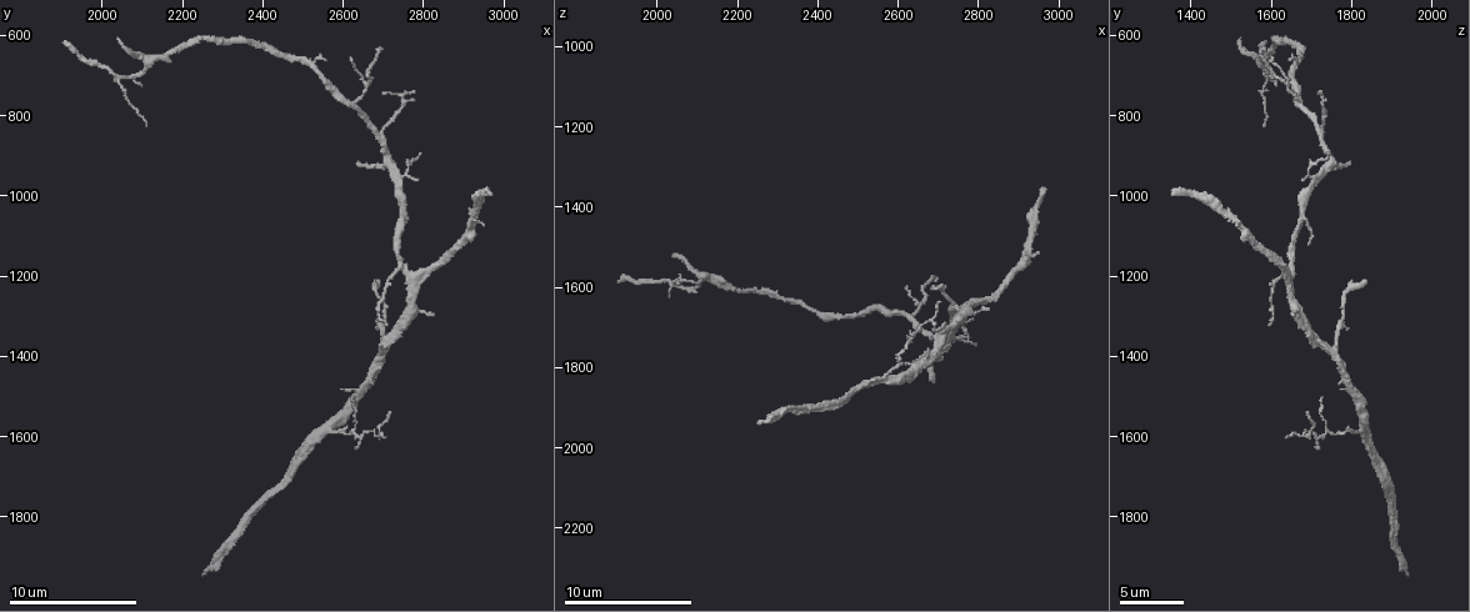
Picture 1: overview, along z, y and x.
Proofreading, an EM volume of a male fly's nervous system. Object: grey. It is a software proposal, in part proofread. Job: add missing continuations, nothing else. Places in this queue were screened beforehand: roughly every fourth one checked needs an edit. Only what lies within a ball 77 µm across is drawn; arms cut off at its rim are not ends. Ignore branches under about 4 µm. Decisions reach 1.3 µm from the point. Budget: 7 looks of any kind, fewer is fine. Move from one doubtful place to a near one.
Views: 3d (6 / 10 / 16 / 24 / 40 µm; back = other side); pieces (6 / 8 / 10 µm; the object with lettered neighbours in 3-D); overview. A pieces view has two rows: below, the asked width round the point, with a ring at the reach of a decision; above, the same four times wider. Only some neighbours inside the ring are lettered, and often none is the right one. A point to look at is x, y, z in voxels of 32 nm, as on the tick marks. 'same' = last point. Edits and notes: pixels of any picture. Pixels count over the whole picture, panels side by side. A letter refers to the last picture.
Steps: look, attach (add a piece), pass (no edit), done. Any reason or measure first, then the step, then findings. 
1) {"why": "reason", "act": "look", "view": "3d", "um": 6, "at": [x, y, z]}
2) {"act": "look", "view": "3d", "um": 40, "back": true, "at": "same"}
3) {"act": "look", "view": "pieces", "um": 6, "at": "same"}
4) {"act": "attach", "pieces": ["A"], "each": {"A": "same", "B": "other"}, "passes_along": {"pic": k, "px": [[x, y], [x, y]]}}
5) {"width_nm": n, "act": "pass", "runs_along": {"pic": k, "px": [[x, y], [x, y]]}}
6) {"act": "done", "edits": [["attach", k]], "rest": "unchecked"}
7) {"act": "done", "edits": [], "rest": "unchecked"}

{"why": "tapers out", "act": "look", "view": "pieces", "um": 8, "at": [2815, 1295, 1660]}

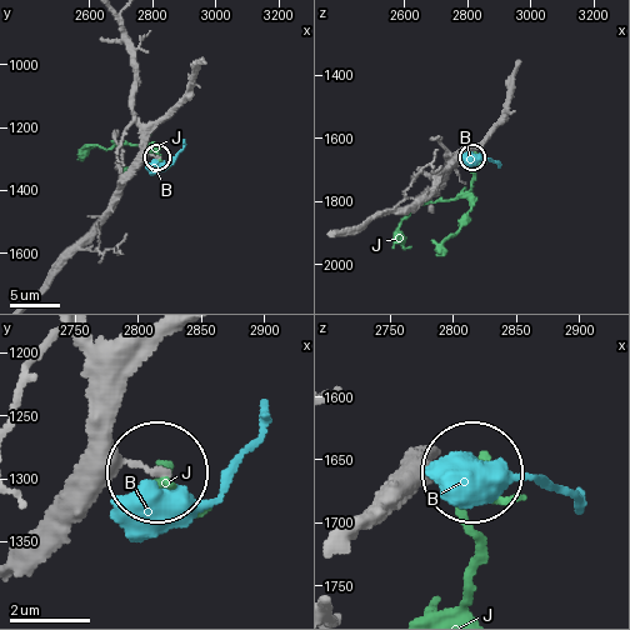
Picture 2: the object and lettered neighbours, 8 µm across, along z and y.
{"width_nm": 170, "act": "pass", "each": {"B": "other", "J": "other"}, "runs_along": {"pic": 2, "px": [[135, 74], [133, 115], [140, 144], [156, 156]]}, "found": "no lettered piece goes on from it"}

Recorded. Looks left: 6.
{"why": "thin end", "act": "look", "view": "pieces", "um": 8, "at": [2785, 890, 1745]}

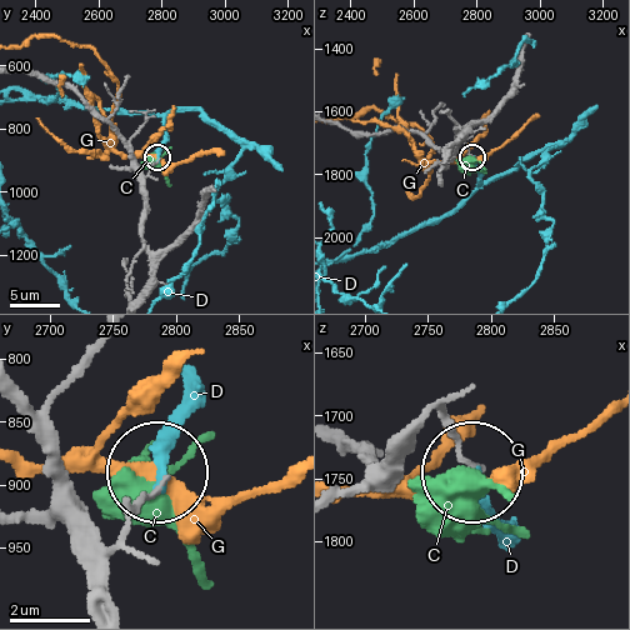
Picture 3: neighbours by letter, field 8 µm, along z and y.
{"act": "pass", "each": {"C": "other", "D": "other", "G": "other"}, "found": "no lettered piece goes on from it"}

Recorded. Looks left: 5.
{"why": "end of a long branch", "act": "look", "view": "3d", "um": 10, "at": [2255, 1945, 1940]}

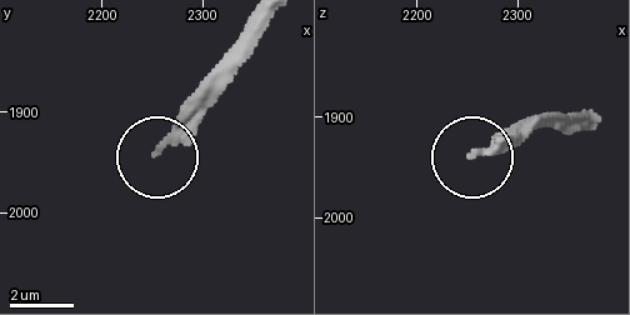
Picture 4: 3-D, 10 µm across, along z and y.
{"act": "look", "view": "pieces", "um": 8, "at": [2256, 1940, 1942]}

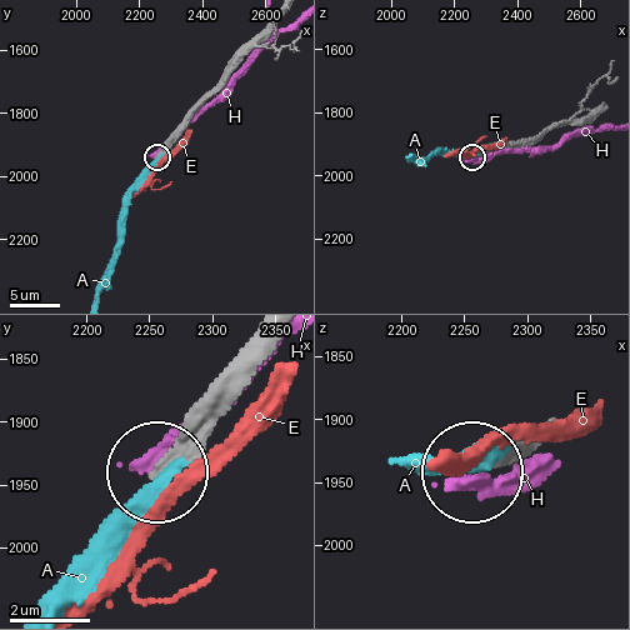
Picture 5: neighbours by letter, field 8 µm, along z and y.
{"width_nm": 140, "act": "attach", "pieces": ["A"], "each": {"A": "same", "E": "other", "H": "other"}, "passes_along": {"pic": 5, "px": [[186, 128], [129, 200], [124, 240], [100, 293]]}, "found": "the cell continues"}

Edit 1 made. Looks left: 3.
{"act": "done", "edits": [["attach", 5]], "rest": "unchecked"}

